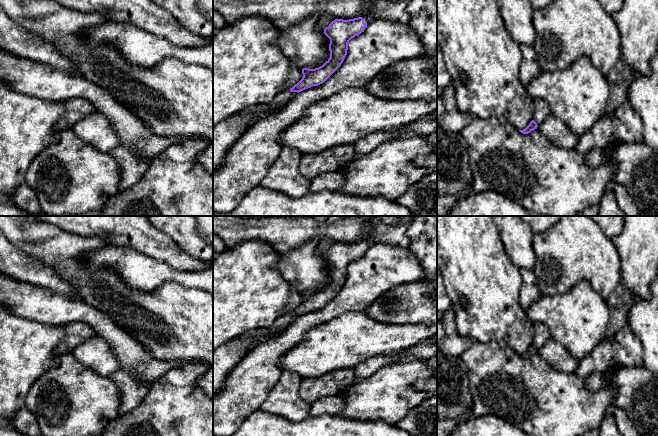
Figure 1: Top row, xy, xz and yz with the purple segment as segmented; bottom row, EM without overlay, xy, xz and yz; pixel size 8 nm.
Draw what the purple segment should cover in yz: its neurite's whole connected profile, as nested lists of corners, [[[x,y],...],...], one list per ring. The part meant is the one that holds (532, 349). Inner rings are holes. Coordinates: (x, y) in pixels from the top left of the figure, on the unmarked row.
[[[534,323],[535,336],[533,338],[533,343],[529,349],[523,353],[519,354],[523,358],[528,358],[531,355],[537,353],[537,351],[547,342],[551,337],[548,327],[543,323]]]

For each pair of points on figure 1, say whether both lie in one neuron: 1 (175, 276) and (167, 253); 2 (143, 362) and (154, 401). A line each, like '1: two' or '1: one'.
1: two
2: two

